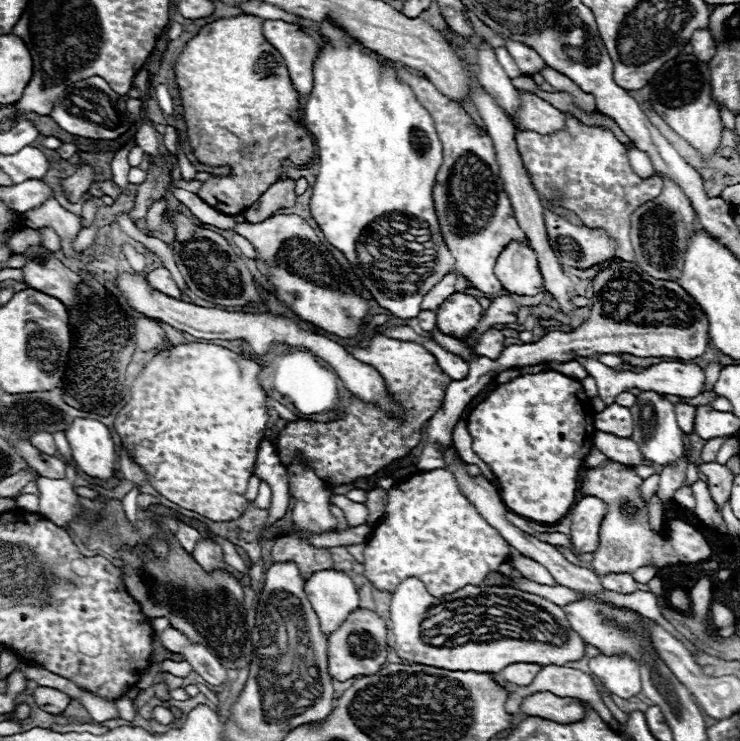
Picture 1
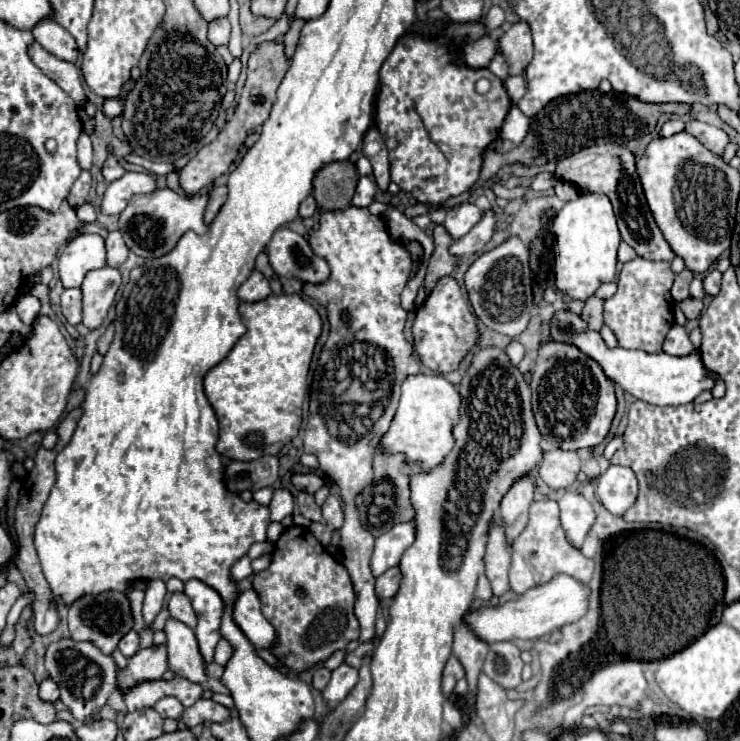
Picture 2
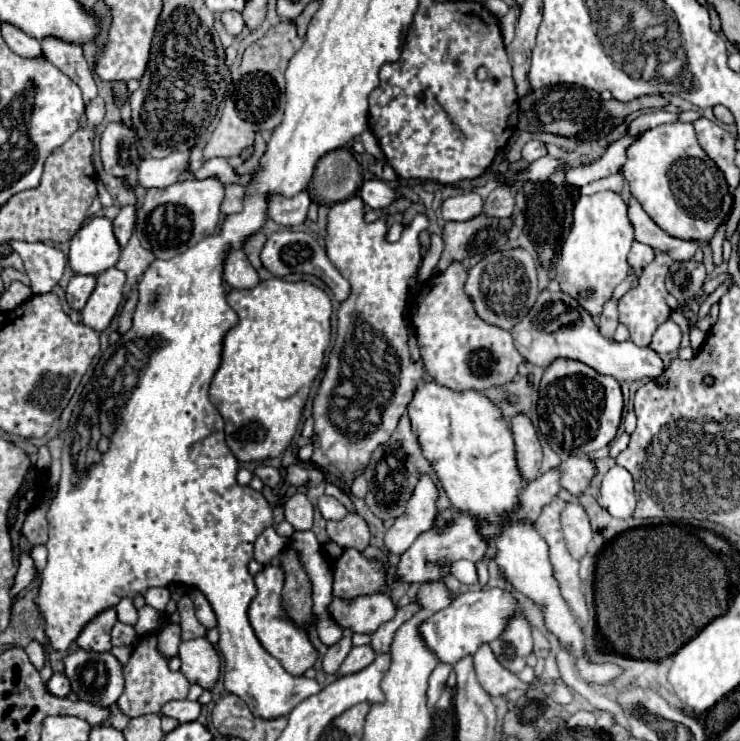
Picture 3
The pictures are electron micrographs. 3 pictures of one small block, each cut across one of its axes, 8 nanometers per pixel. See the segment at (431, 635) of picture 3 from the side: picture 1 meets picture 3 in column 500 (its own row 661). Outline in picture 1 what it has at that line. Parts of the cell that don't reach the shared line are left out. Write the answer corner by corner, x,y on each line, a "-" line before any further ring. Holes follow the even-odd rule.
596,656
588,662
592,676
620,698
630,698
640,692
640,666
626,656

